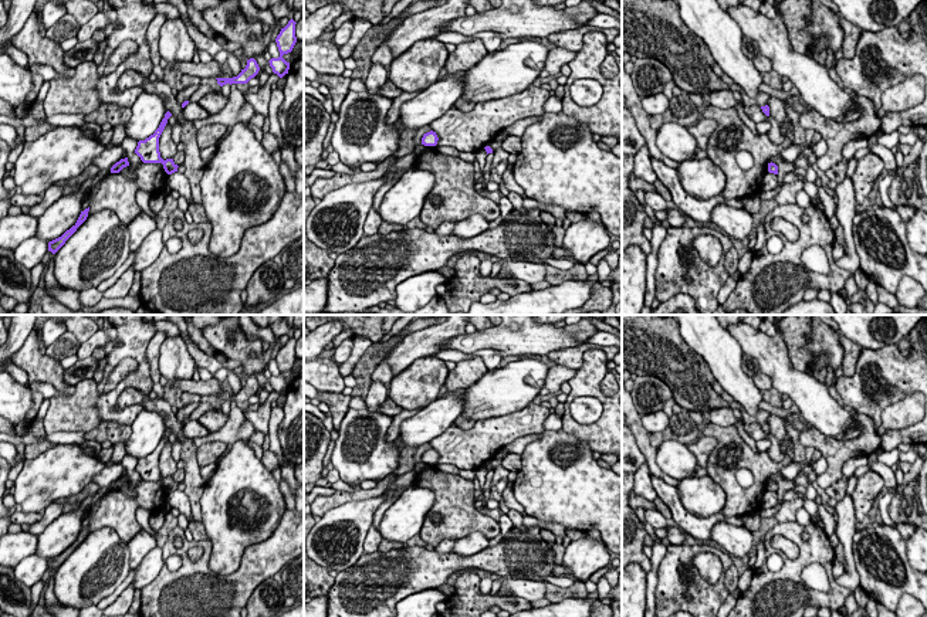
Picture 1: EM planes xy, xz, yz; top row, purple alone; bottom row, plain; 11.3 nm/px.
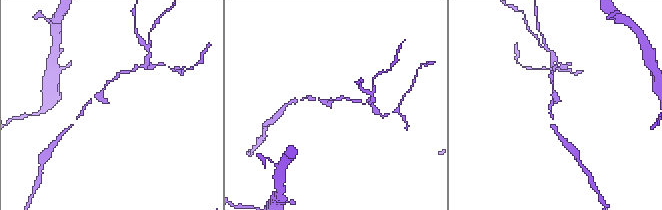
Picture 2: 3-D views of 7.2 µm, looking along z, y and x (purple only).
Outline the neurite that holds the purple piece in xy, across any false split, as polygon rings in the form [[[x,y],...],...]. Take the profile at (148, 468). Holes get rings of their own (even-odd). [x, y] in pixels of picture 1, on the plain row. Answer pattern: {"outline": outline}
{"outline": [[[168,428],[165,431],[165,435],[162,437],[159,445],[155,448],[153,452],[146,455],[145,458],[139,458],[138,464],[135,467],[135,471],[141,475],[143,481],[162,481],[163,487],[168,492],[172,492],[177,489],[177,482],[173,479],[173,477],[163,478],[160,475],[159,469],[159,455],[168,441],[168,437],[172,434],[172,431]]]}

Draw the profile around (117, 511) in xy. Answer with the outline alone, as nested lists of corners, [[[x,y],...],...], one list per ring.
[[[162,481],[129,482],[129,489],[135,492],[128,496],[122,491],[111,491],[102,496],[98,509],[89,518],[88,533],[111,528],[124,542],[129,542],[142,526],[136,521],[136,509],[143,508],[149,513],[163,509],[168,491]]]

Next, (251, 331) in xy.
[[[240,315],[238,323],[248,340],[260,339],[261,342],[265,340],[270,345],[274,343],[275,336],[270,325],[261,328],[251,321],[250,315]]]

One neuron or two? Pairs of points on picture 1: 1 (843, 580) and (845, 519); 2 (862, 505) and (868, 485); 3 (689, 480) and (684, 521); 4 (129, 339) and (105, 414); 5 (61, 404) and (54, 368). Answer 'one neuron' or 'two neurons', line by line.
1: one neuron
2: one neuron
3: two neurons
4: one neuron
5: one neuron

